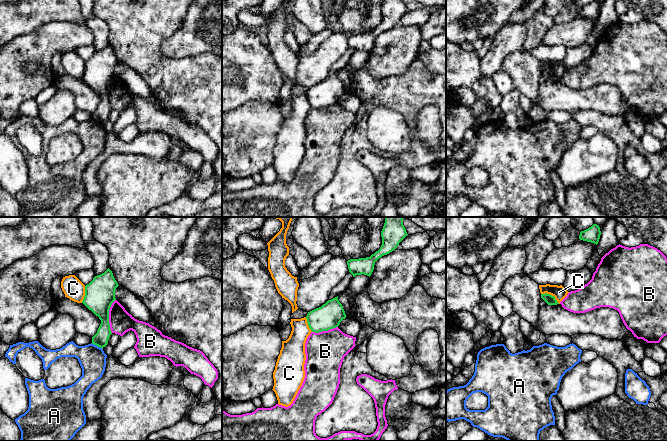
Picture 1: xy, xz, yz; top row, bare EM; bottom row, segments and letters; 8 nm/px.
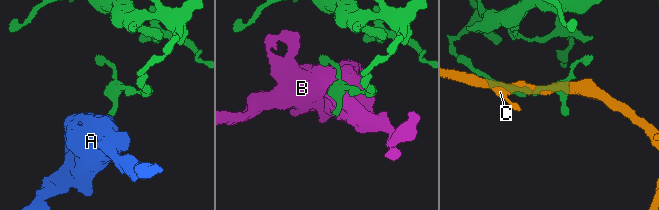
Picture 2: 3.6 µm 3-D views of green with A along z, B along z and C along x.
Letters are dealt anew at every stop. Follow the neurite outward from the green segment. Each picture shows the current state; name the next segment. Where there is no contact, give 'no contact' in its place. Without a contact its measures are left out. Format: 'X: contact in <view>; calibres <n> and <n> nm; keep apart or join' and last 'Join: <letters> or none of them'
A: contact in xy; calibres 120 and 220 nm; keep apart
B: contact in xy; calibres 240 and 180 nm; keep apart
C: contact in yz; calibres 80 and 110 nm; keep apart
Join: none of them

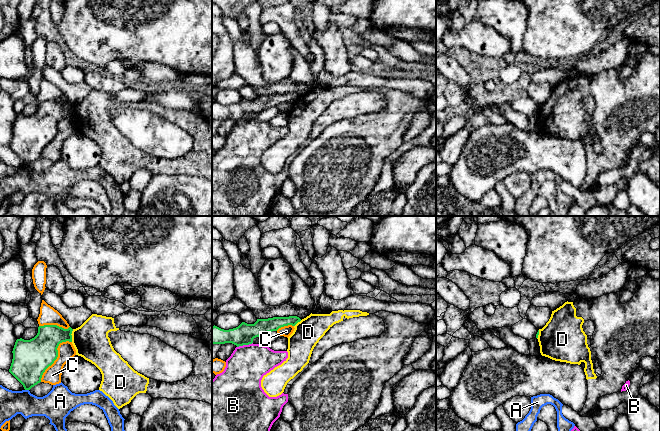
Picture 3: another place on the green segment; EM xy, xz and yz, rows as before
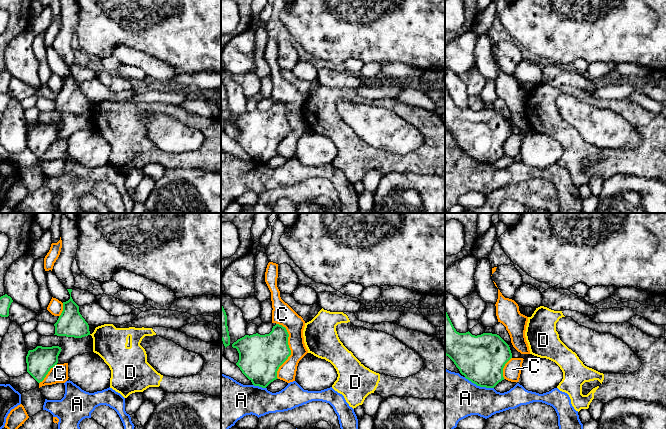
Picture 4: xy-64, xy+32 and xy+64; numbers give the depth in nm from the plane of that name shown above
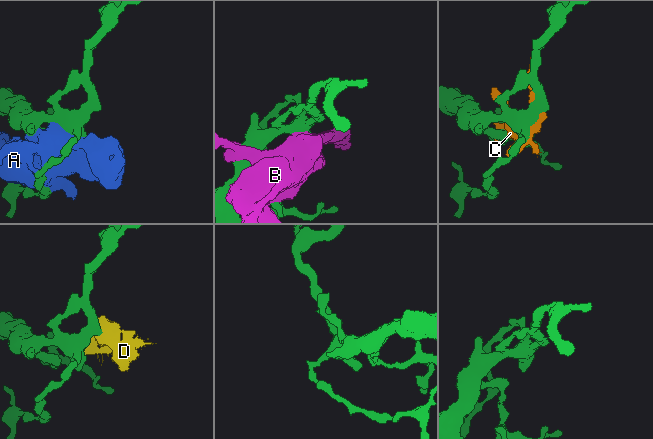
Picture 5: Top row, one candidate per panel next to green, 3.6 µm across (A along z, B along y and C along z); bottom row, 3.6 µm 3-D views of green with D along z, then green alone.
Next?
A: contact in xy; calibres 280 and 220 nm; keep apart
B: contact in xz; calibres 160 and 320 nm; keep apart
C: contact in xy; calibres 300 and 140 nm; keep apart
D: contact in xy; calibres 220 and 280 nm; keep apart
Join: none of them

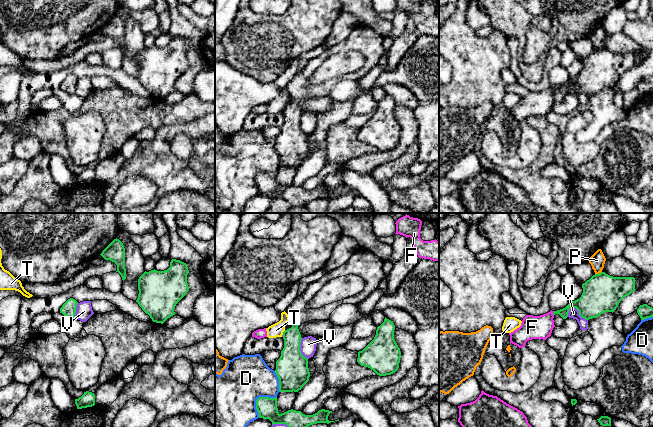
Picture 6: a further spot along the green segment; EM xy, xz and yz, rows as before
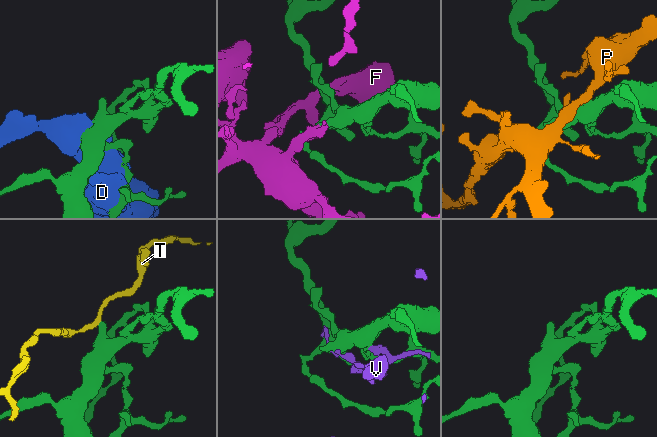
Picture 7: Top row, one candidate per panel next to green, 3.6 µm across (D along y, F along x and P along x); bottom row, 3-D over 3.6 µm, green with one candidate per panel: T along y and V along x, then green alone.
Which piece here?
D: contact in xz; calibres 160 and 460 nm; keep apart
F: contact in yz; calibres 120 and 190 nm; join
P: contact in yz; calibres 300 and 120 nm; keep apart
T: contact in xz; calibres 200 and 110 nm; keep apart
V: contact in yz; calibres 300 and 80 nm; keep apart
Join: F

